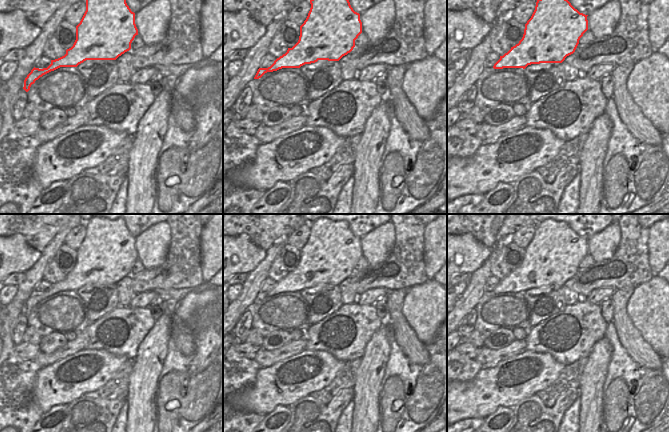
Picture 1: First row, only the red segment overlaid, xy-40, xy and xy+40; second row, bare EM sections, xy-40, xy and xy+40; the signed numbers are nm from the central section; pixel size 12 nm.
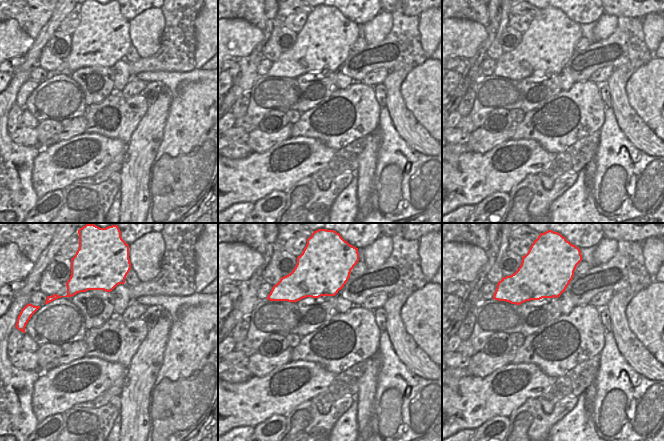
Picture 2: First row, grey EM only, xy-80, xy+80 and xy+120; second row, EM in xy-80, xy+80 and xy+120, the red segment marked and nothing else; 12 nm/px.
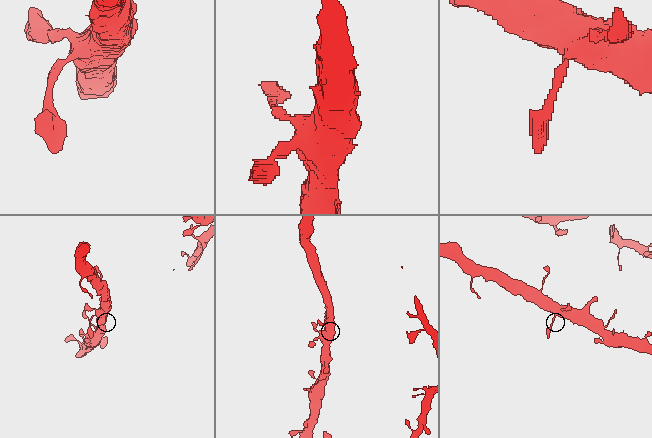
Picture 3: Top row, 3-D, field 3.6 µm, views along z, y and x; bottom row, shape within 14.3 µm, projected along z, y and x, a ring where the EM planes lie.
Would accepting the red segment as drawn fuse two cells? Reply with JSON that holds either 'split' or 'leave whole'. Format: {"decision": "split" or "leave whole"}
{"decision": "leave whole"}

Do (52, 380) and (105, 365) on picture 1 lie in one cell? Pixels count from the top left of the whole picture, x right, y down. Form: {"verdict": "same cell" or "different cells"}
{"verdict": "same cell"}

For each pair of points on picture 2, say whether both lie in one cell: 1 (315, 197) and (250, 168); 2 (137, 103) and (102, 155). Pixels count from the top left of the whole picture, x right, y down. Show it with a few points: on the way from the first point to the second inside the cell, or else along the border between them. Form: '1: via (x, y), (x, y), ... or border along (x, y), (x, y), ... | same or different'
1: border along (310, 175), (298, 180), (284, 191) | different
2: border along (91, 132), (115, 137), (126, 144) | different

